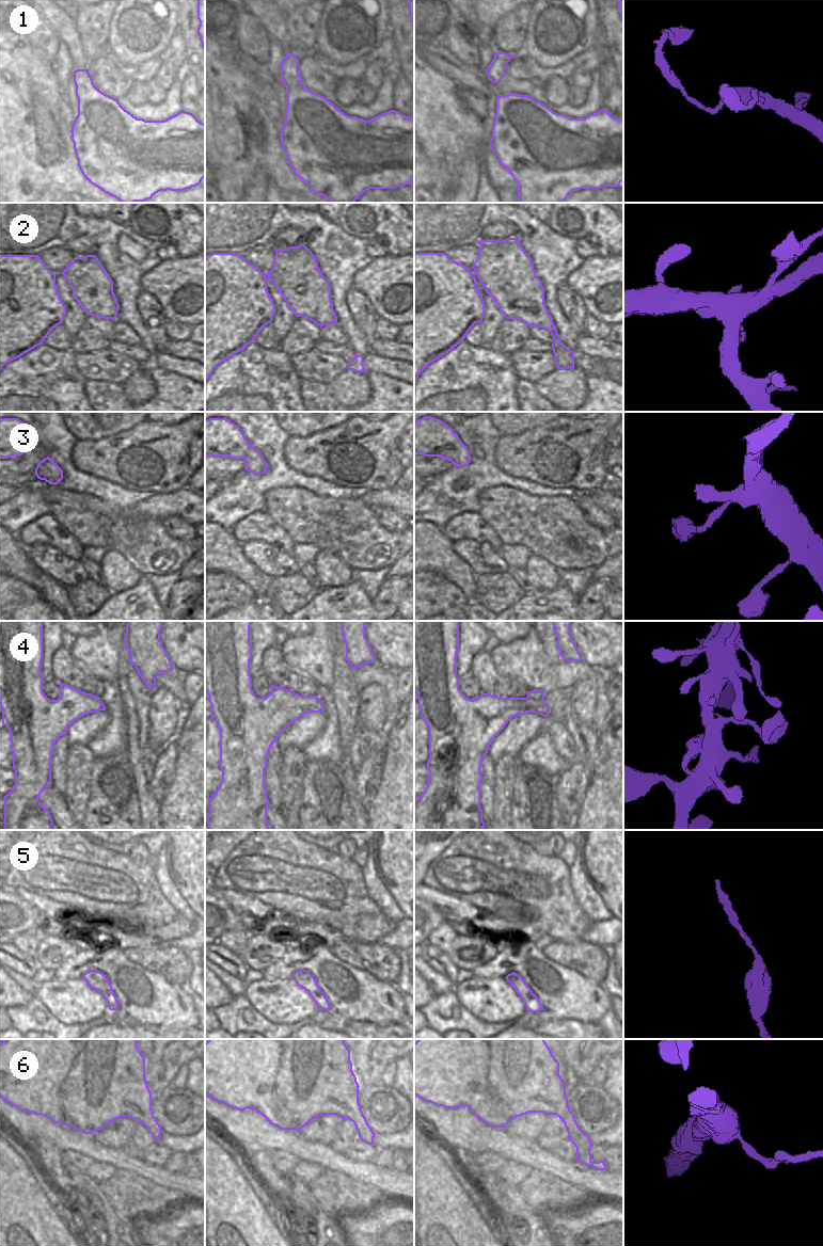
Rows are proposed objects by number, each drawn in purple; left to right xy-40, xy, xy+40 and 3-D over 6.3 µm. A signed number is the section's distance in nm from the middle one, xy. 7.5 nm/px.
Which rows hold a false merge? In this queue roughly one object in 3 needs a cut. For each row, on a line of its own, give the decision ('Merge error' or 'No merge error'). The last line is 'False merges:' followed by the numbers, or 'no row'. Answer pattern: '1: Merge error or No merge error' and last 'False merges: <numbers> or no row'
1: Merge error
2: No merge error
3: No merge error
4: No merge error
5: No merge error
6: Merge error
False merges: 1, 6

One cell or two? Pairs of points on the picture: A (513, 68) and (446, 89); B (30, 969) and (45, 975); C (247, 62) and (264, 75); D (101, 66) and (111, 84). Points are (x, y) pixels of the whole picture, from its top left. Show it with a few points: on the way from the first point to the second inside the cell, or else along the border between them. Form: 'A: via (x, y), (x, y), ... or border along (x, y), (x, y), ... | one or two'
A: border along (437, 70), (449, 77), (460, 88) | two
B: border along (38, 967), (31, 978) | two
C: via (251, 66), (259, 72) | one
D: via (101, 70), (109, 80) | one

